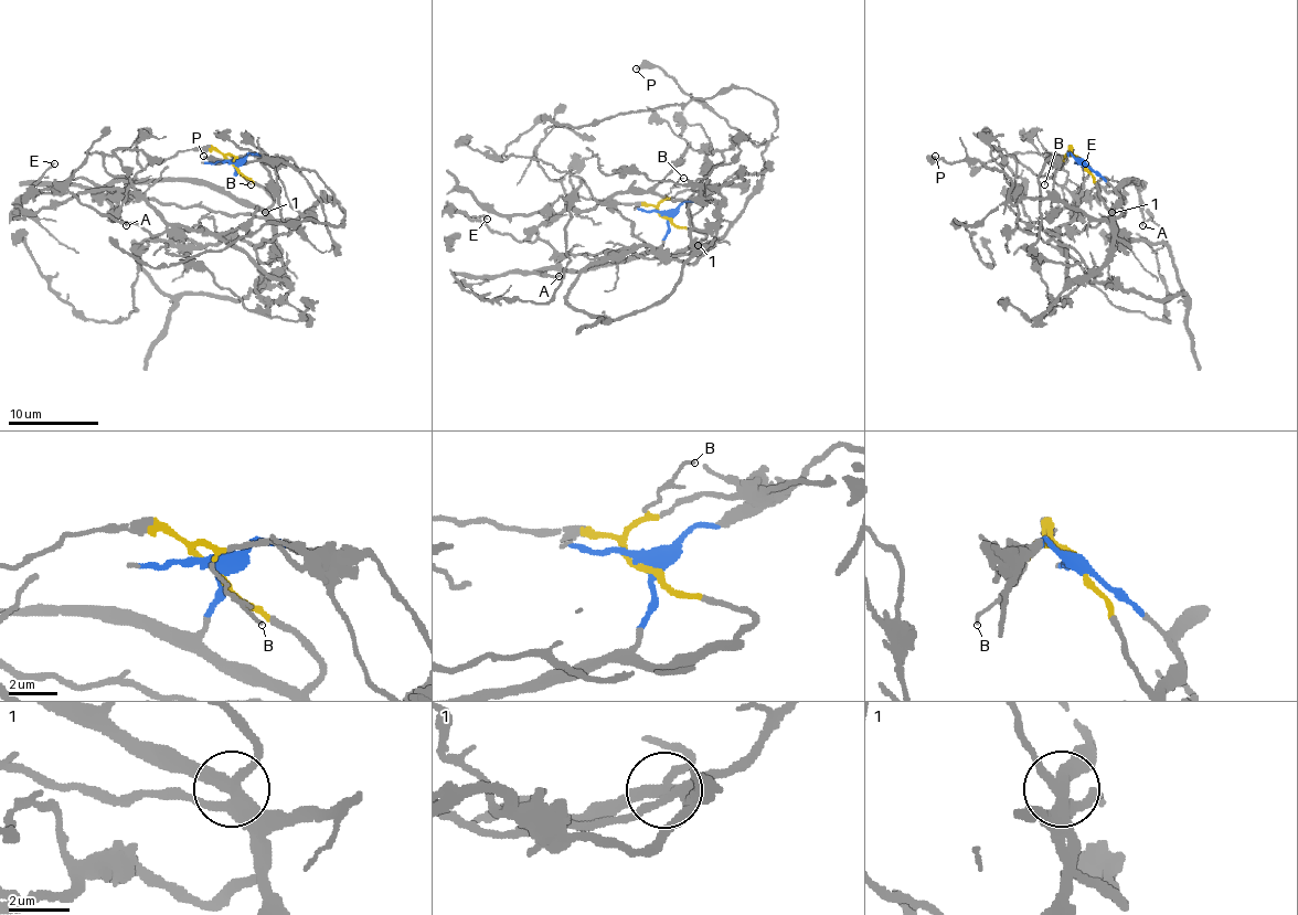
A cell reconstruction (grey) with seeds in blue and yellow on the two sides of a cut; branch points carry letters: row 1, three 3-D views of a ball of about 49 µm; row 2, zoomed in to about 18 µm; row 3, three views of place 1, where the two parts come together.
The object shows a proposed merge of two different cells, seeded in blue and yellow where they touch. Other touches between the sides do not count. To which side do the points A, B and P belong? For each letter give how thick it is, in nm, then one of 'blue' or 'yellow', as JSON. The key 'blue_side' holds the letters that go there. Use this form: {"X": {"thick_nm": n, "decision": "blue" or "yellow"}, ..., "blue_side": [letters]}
{"A": {"thick_nm": 160, "decision": "blue"}, "B": {"thick_nm": 110, "decision": "yellow"}, "P": {"thick_nm": 320, "decision": "blue"}, "blue_side": ["A", "P"]}

